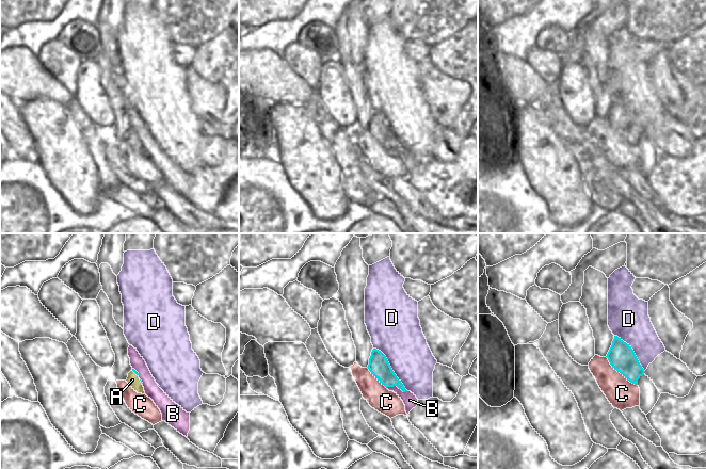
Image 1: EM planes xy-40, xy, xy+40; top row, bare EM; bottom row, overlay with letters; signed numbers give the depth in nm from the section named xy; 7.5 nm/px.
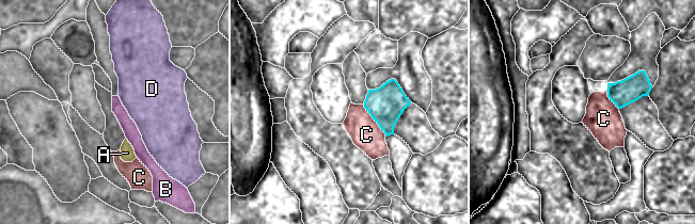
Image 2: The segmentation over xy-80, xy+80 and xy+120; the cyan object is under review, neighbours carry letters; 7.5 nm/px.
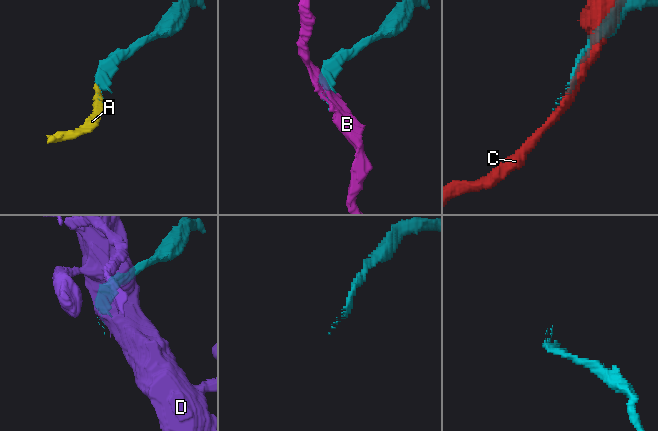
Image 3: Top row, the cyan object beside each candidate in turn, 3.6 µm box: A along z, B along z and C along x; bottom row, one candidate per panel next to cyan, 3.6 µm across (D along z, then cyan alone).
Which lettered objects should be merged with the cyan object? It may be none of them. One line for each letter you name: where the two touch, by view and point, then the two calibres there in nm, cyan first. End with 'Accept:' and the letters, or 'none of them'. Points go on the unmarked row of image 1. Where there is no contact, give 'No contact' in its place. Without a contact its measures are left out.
A: Touches cyan at xy-40 (134, 133). Thickness 20 nm (cyan) against 90 nm
Accept: A.

